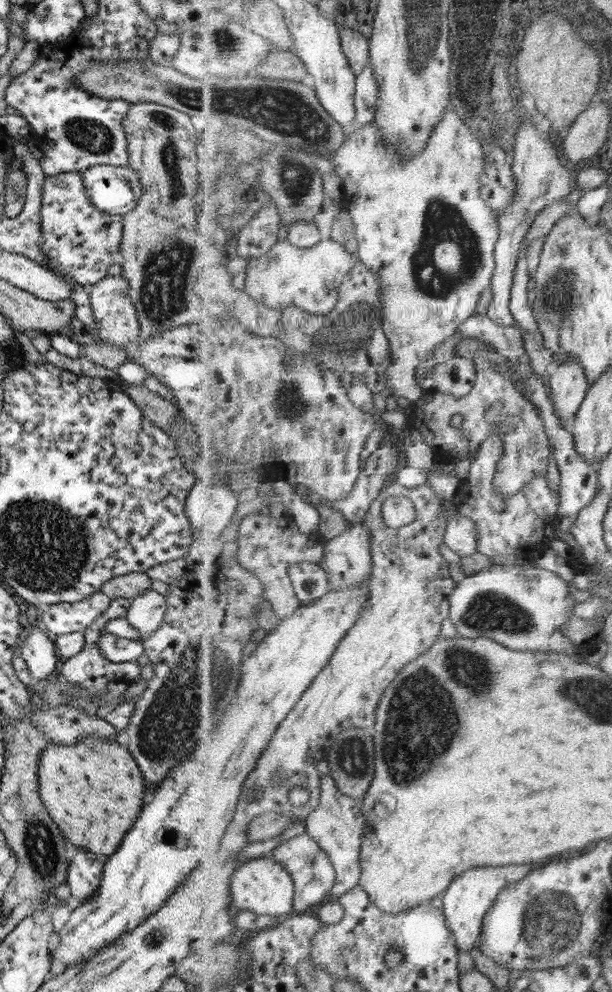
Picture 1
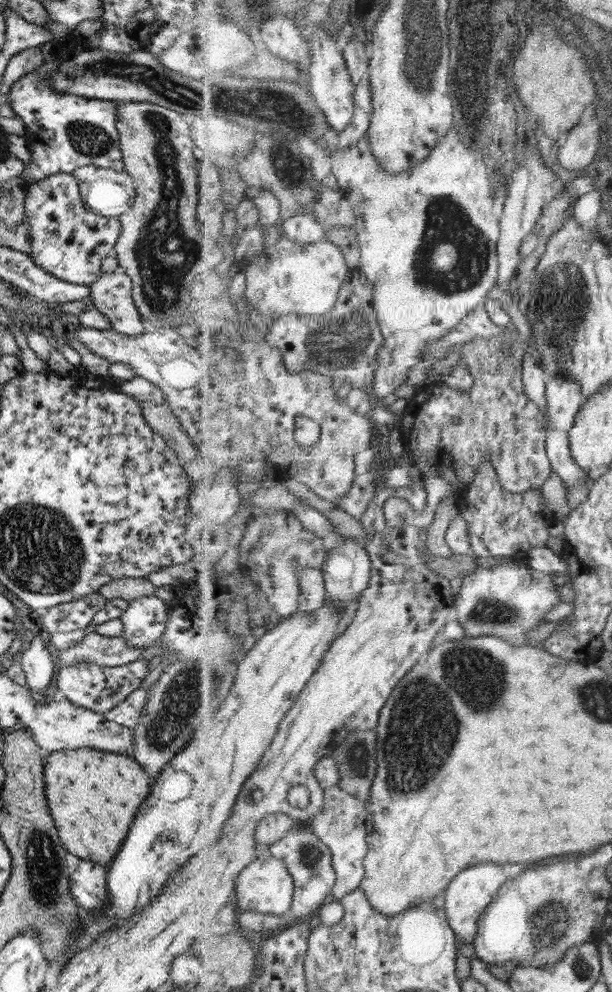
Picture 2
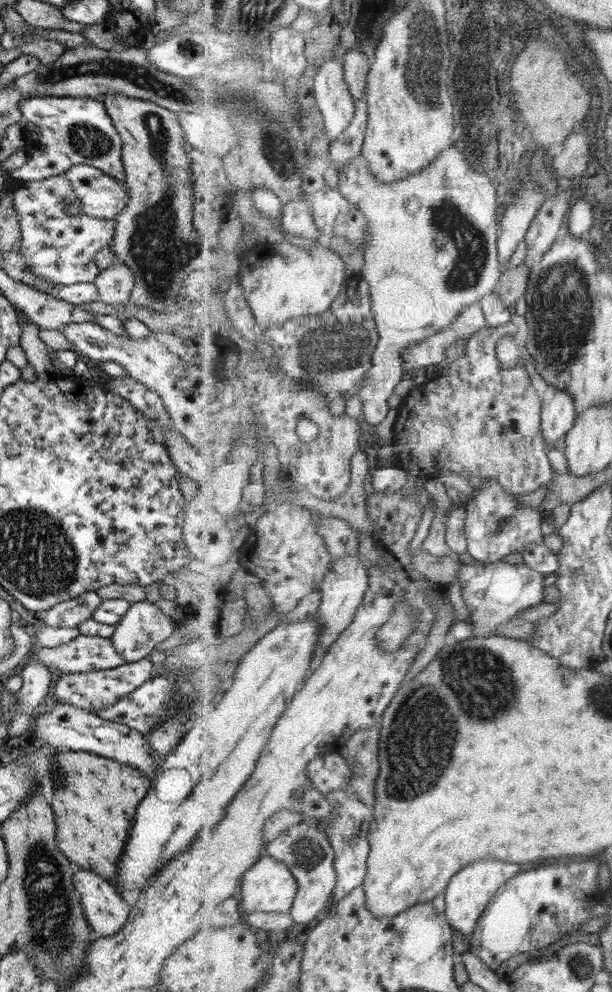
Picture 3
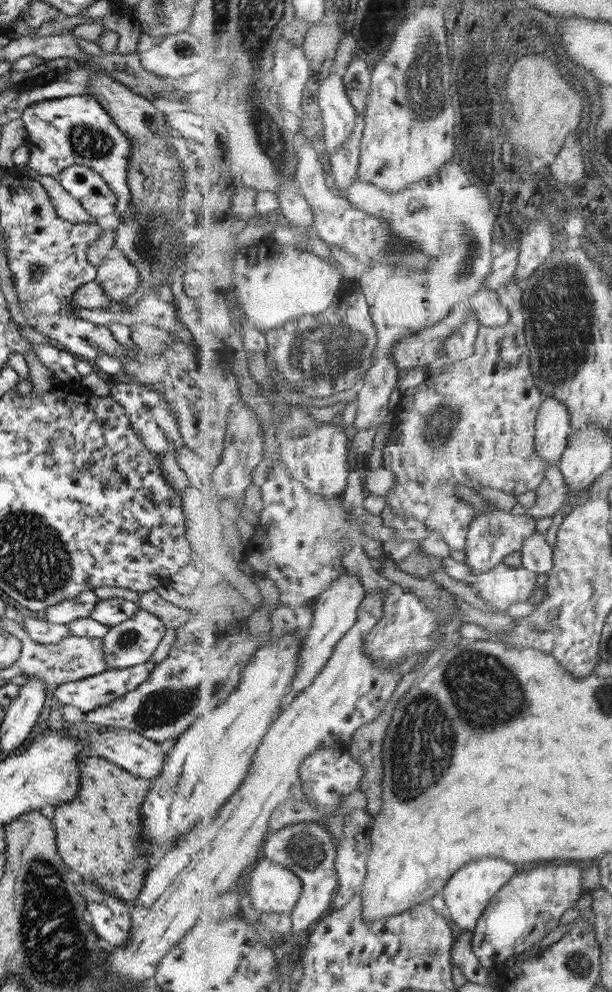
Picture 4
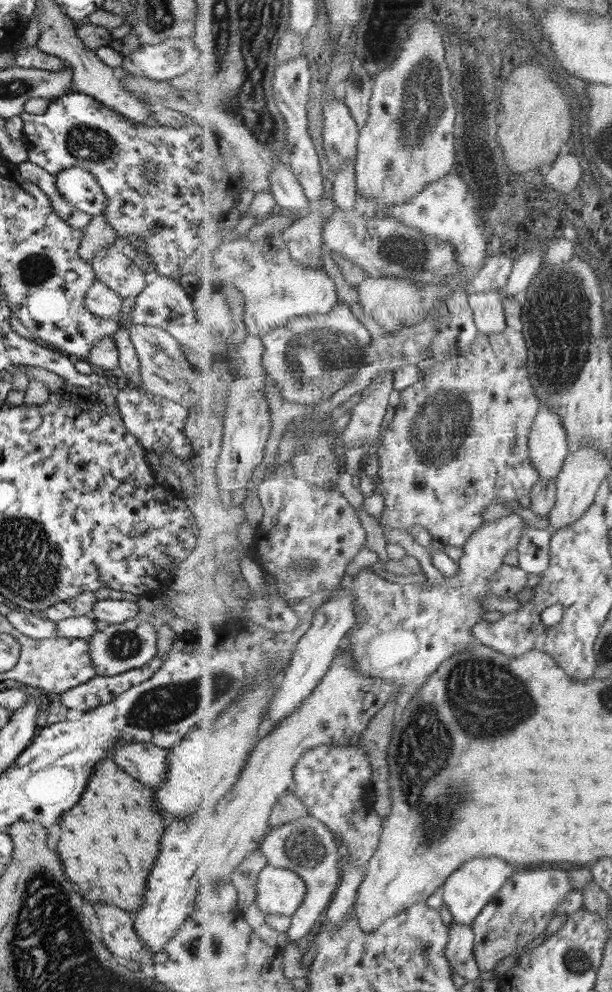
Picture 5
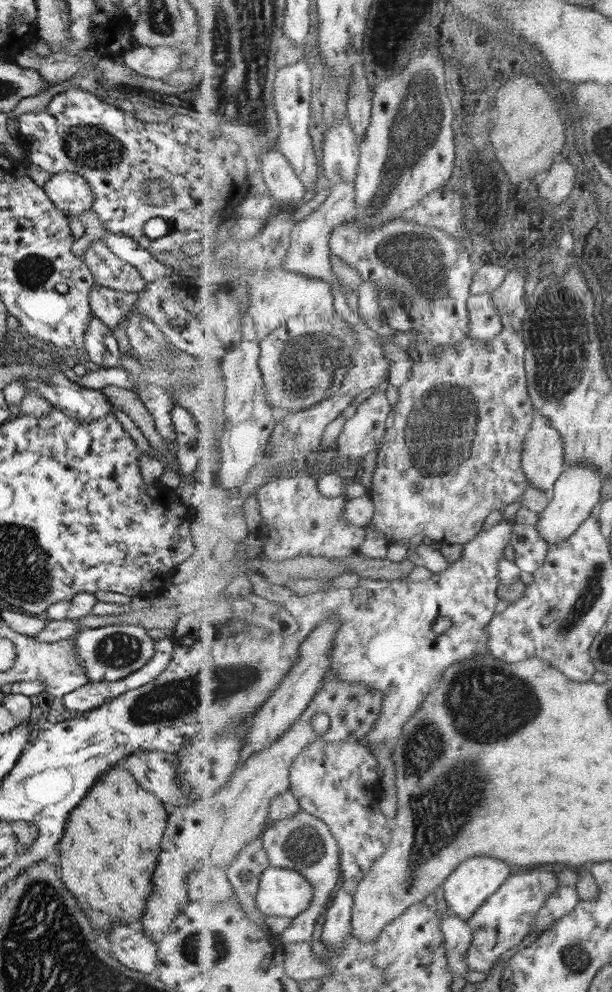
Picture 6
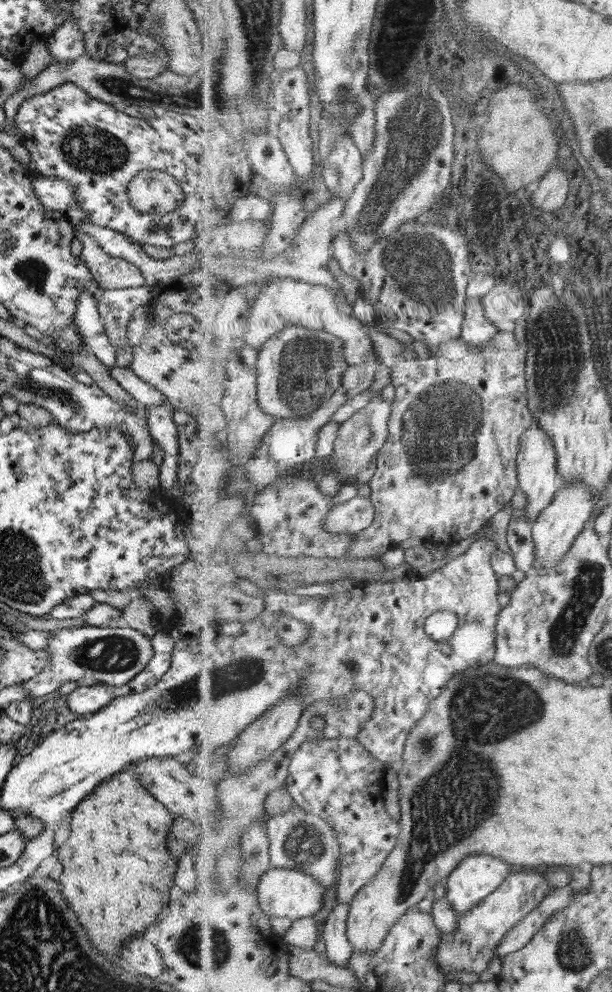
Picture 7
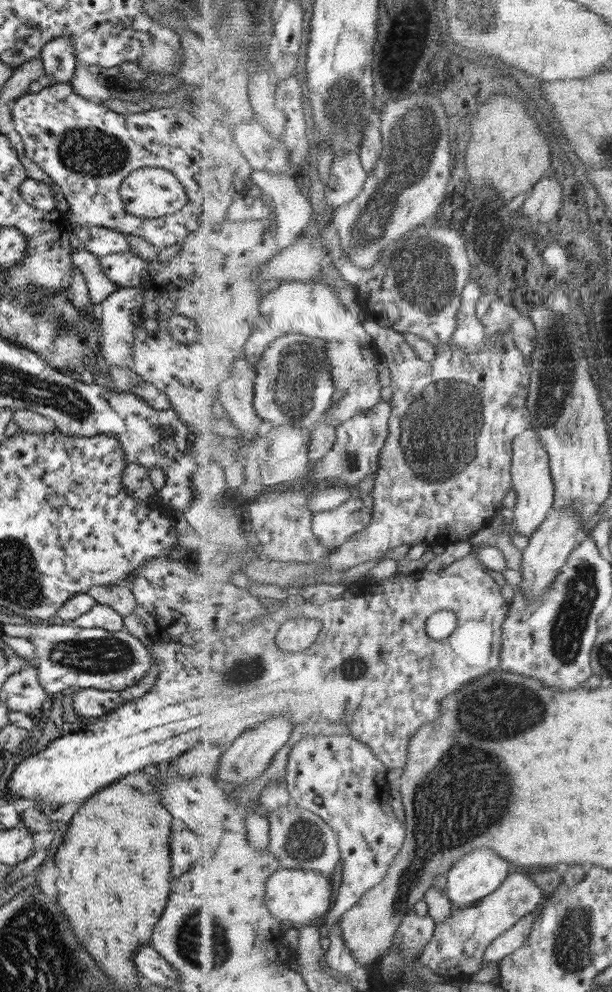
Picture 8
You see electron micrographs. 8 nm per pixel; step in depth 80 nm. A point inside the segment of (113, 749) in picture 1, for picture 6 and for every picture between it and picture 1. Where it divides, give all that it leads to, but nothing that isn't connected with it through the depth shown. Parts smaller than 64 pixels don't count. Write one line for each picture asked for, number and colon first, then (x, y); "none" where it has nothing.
2: (91, 795)
3: (93, 807)
4: (97, 833)
5: (106, 843)
6: (110, 843)

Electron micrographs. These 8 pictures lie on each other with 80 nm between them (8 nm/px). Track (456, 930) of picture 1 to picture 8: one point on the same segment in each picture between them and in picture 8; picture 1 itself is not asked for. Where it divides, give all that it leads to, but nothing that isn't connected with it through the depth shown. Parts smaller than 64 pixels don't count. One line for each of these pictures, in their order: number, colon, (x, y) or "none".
2: (468, 895)
3: (469, 892)
4: (468, 893)
5: (469, 890)
6: (469, 887)
7: (476, 877)
8: (474, 877)

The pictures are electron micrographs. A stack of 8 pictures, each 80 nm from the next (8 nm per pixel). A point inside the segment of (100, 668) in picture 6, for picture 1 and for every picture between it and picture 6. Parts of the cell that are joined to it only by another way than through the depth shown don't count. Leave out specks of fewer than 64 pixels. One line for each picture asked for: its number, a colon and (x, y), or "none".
1: (146, 610)
2: (143, 620)
3: (143, 625)
4: (131, 642)
5: (116, 648)

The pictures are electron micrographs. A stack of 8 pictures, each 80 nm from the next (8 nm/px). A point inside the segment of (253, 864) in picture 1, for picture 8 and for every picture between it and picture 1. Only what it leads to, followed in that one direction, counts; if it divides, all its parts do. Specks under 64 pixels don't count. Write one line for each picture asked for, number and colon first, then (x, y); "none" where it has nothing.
2: (266, 885)
3: (269, 885)
4: (272, 886)
5: (280, 890)
6: (285, 891)
7: (287, 893)
8: (298, 897)

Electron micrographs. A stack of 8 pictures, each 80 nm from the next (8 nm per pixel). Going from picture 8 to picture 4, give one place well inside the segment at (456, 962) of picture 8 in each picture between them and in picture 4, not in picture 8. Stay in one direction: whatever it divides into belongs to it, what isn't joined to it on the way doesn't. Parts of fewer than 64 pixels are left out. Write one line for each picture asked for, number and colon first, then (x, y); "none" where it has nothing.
4: (527, 908)
5: (521, 910)
6: (507, 918)
7: (482, 930)

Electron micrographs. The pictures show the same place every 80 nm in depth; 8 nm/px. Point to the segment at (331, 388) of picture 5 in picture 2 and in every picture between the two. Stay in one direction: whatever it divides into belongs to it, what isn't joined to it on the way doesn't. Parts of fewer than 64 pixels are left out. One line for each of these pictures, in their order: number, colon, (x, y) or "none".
2: (345, 344)
3: (335, 352)
4: (344, 354)

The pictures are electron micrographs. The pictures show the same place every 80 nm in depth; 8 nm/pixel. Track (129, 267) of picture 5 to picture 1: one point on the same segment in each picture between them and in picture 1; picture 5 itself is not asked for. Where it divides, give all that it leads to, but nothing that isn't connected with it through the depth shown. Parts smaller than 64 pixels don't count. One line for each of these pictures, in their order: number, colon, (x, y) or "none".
1: (114, 316)
2: (109, 293)
3: (113, 285)
4: (116, 276)

